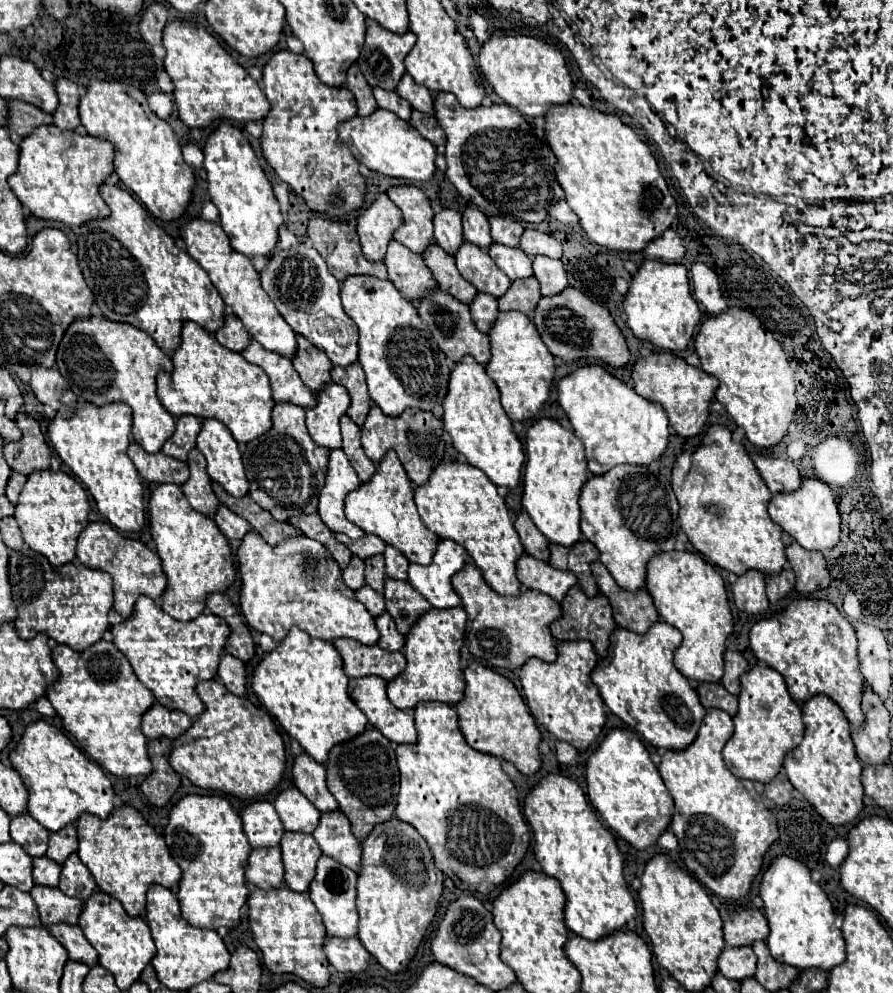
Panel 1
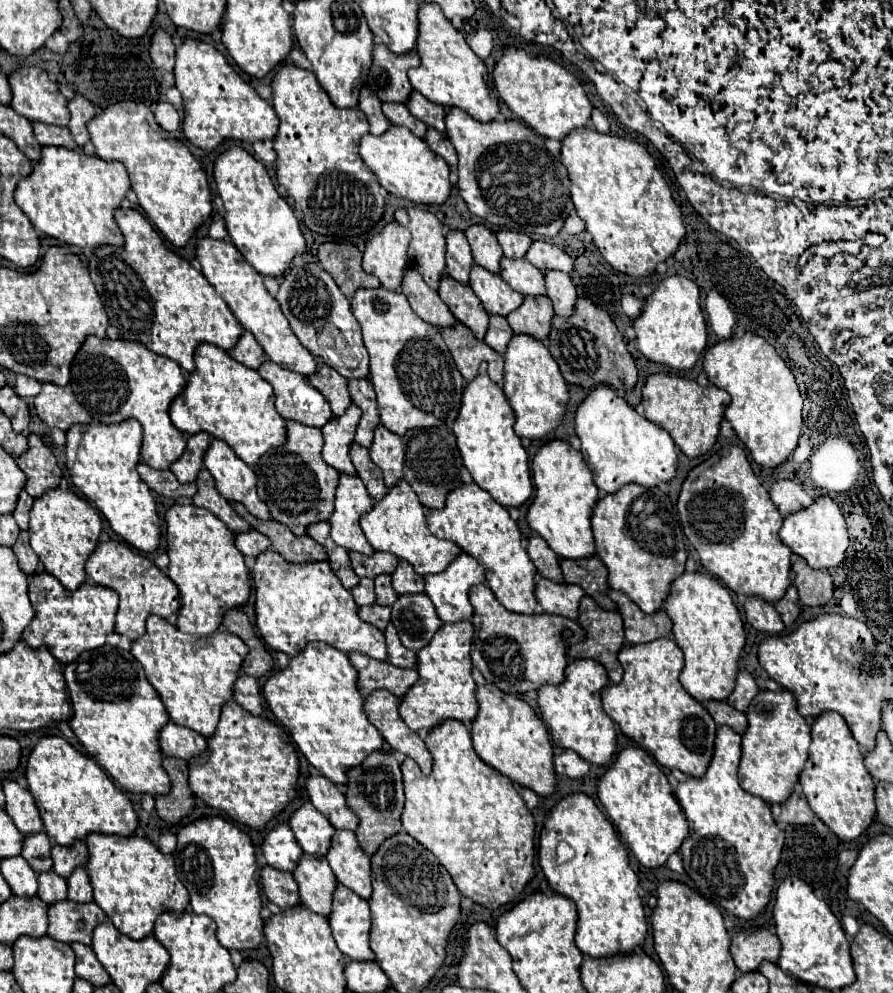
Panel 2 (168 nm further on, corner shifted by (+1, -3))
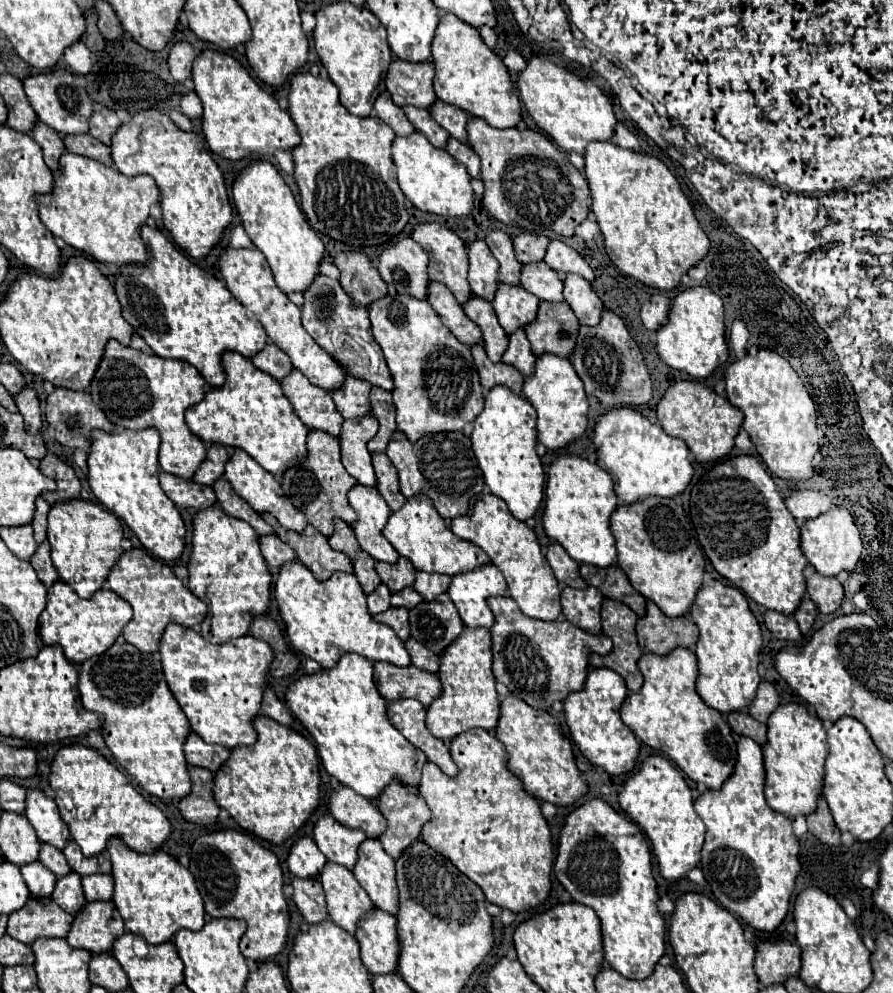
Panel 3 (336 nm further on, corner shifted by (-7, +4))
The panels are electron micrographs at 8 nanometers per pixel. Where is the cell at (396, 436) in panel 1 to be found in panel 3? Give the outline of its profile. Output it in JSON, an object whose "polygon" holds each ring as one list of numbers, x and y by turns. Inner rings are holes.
{"polygon":[[395,432,387,456,399,472,399,484,405,498,415,494,423,494,431,498,441,518,451,520,455,516,463,516,469,510,471,500,475,500,485,490,483,472,477,466,471,440,463,432,453,434,427,434,419,442,409,442,407,436]]}

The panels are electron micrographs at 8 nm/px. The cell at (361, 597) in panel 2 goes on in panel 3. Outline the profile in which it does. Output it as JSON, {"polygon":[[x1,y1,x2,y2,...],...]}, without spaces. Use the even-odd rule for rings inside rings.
{"polygon":[[379,586,373,594,369,594,367,596,367,604,369,604,369,612,375,616,375,614,381,614,381,612,385,612,385,610,389,610,391,608,391,600,389,600,389,590,387,590,387,586]]}

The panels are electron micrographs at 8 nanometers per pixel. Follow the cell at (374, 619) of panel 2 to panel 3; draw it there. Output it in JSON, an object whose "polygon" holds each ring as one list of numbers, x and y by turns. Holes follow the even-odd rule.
{"polygon":[[391,608,391,610,383,612,383,614,373,616,373,618,375,618,377,622,383,622,383,624,391,626,391,628,395,630,395,634,397,634,403,642,407,642,407,640,411,638,411,628,409,628,409,614,407,614,407,610,403,610,403,608]]}

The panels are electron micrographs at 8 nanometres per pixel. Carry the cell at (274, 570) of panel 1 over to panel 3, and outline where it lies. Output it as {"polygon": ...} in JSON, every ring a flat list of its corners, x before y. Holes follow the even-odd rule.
{"polygon":[[301,562,285,564,275,582,275,600,287,626,291,646,303,656,333,668,347,652,361,654,371,662,389,662,409,666,411,658,399,636,385,624,373,620,367,612,367,596,353,574,333,574,331,580,319,582]]}

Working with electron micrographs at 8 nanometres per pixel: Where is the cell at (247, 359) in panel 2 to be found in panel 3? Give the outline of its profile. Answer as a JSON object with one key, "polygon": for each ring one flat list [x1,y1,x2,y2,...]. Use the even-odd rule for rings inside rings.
{"polygon":[[269,342,265,350,261,350,259,354,255,354,255,356,251,358,251,362,253,362,259,370,271,374,271,376,277,378,277,380,283,380,283,378,289,376,291,370,293,370,293,364,291,364,289,356,287,356,281,348,277,348,273,342]]}

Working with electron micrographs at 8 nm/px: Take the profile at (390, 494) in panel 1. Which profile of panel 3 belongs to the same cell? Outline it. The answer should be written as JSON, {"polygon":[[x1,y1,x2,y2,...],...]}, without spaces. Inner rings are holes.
{"polygon":[[425,496,411,498,399,512,393,512,383,530,383,536,391,542,391,546,401,556,411,560,415,570,421,570,421,572,437,572,437,574,455,576,455,574,469,572,469,570,489,564,489,556,483,550,473,546,473,542,457,538,445,526,445,520,437,514,435,506]]}

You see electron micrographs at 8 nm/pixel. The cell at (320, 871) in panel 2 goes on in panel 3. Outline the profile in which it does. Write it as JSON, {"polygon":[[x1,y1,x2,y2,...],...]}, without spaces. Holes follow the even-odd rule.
{"polygon":[[327,862,319,880,327,896,329,918,345,932,355,934,359,920,375,910,375,904,359,886,353,872,349,872,345,866,335,866]]}

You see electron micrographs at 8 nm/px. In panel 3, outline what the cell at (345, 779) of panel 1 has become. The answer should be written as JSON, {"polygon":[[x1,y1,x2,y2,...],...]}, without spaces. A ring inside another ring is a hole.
{"polygon":[[393,782,391,786,387,786,387,790,383,790,383,794,379,796,377,808,387,818,387,824,389,824,387,826,387,832,379,836,379,842,383,844,383,850,391,858,397,860,415,840,419,840,423,824,427,824,431,820,431,810,429,810,427,802,423,800,423,796,417,790,411,790,407,786,403,788,399,782]]}

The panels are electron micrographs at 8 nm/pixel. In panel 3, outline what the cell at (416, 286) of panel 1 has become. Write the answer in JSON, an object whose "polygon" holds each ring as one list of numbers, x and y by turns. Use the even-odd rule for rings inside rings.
{"polygon":[[431,282,427,302,433,306,433,310,439,314,441,322,453,332,453,336,461,344,465,344,465,346,483,344,483,334,481,334,479,326,475,326,467,318,461,304,455,302,455,296,447,290,447,286,443,286,439,282]]}

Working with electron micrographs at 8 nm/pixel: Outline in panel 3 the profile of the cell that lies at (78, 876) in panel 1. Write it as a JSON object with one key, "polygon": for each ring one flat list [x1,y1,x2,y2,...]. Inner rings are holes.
{"polygon":[[83,876,83,890,85,890,85,898,87,902,95,902,95,900,111,900,113,896,113,878,111,876]]}

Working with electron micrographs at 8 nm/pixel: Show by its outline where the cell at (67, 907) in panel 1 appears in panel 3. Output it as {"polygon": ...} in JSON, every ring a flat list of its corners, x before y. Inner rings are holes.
{"polygon":[[101,900,85,904,85,910,79,912,71,926,67,942,73,948,103,954,113,950,113,942,121,934,125,934,125,925,115,904]]}

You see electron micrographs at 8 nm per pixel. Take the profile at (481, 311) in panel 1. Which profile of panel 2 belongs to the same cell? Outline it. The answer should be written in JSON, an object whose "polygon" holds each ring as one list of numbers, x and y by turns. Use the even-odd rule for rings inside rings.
{"polygon":[[493,315,493,317,489,317,489,327,487,327,483,341,503,355,503,345,507,345,507,341,511,339,511,333,513,331,507,325,507,319,501,315]]}

